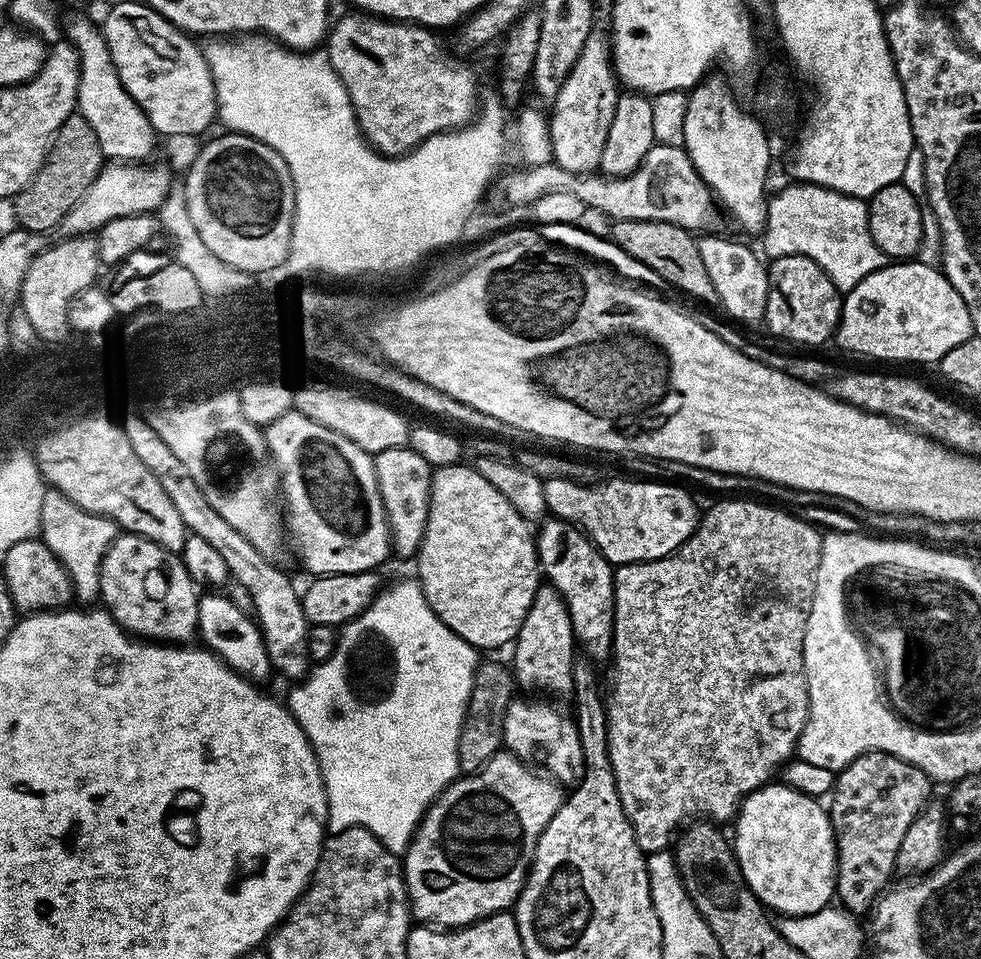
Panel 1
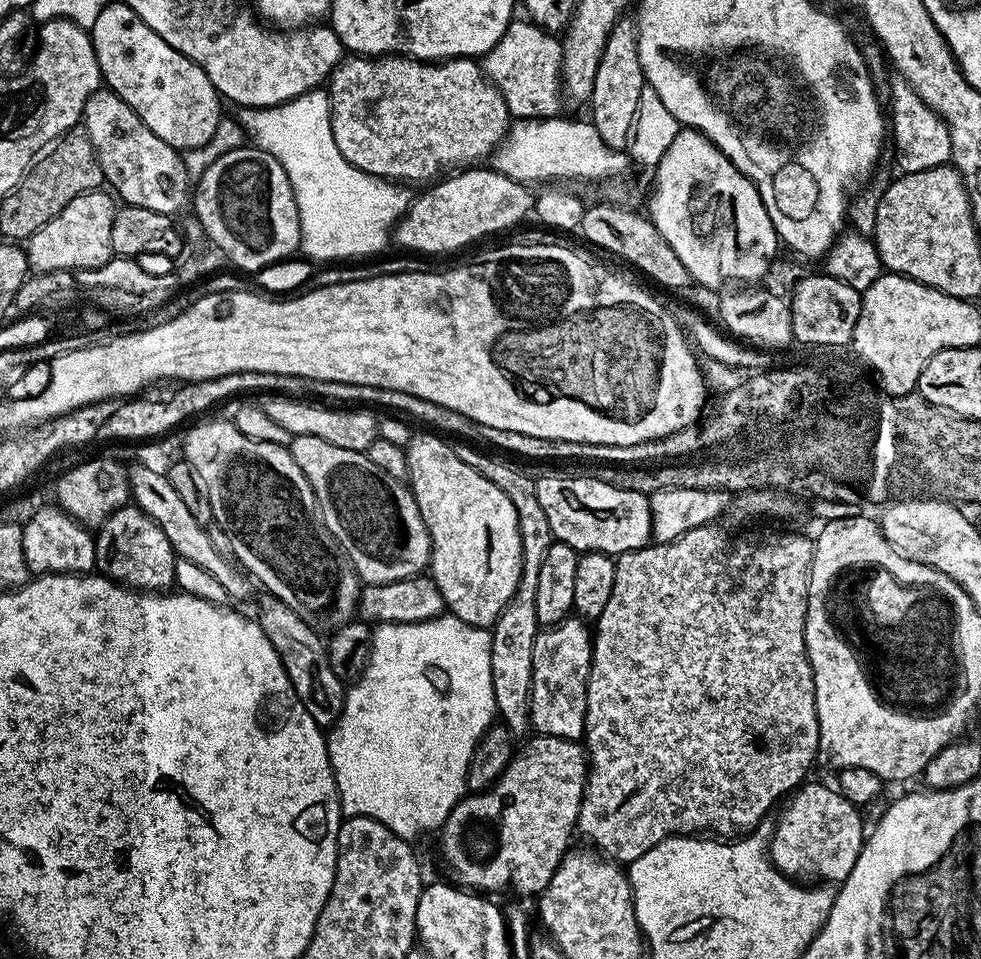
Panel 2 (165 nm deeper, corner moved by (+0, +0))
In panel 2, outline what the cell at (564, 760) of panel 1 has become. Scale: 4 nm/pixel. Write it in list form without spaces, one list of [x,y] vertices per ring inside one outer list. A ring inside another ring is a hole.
[[[569,618],[537,631],[534,642],[534,662],[532,663],[531,727],[539,735],[557,736],[563,740],[580,740],[583,737],[588,671],[592,665],[593,635],[593,629],[580,618]]]

